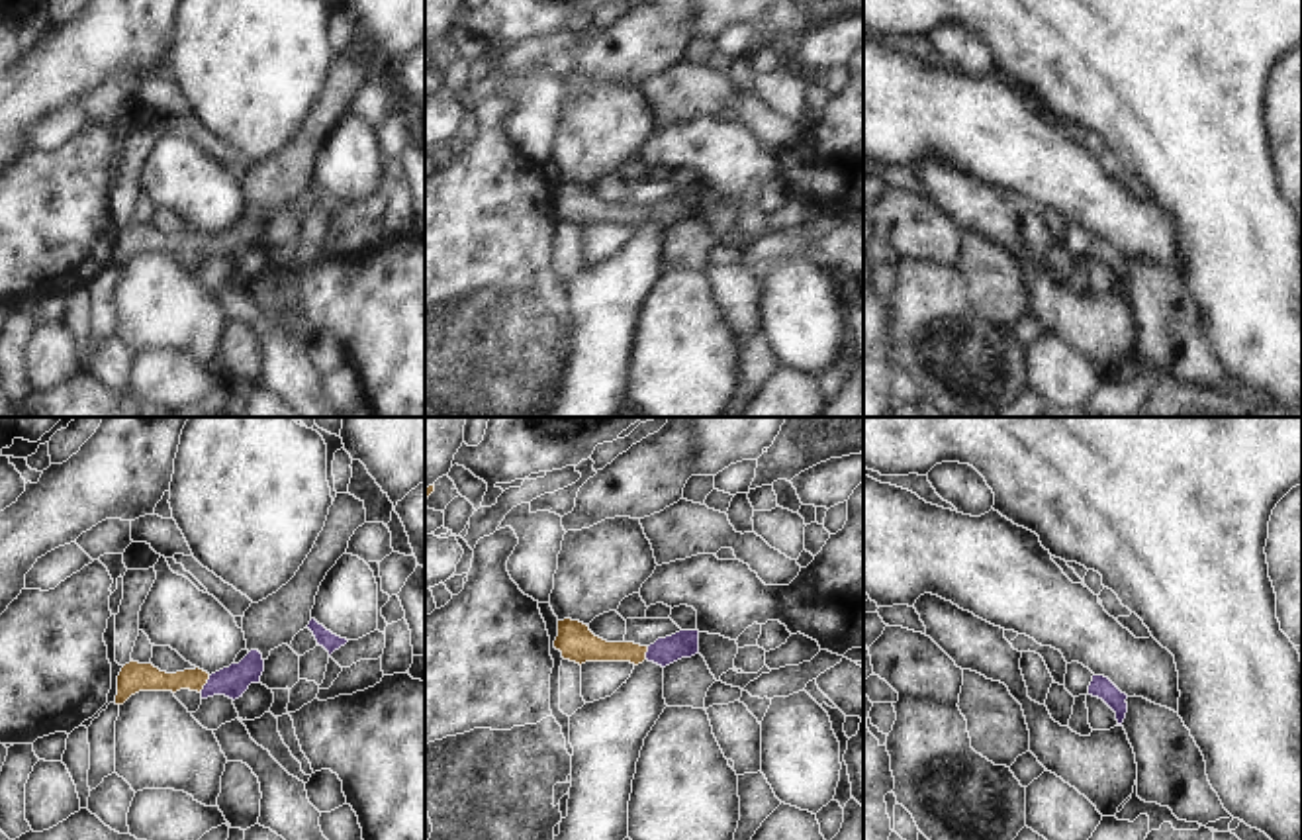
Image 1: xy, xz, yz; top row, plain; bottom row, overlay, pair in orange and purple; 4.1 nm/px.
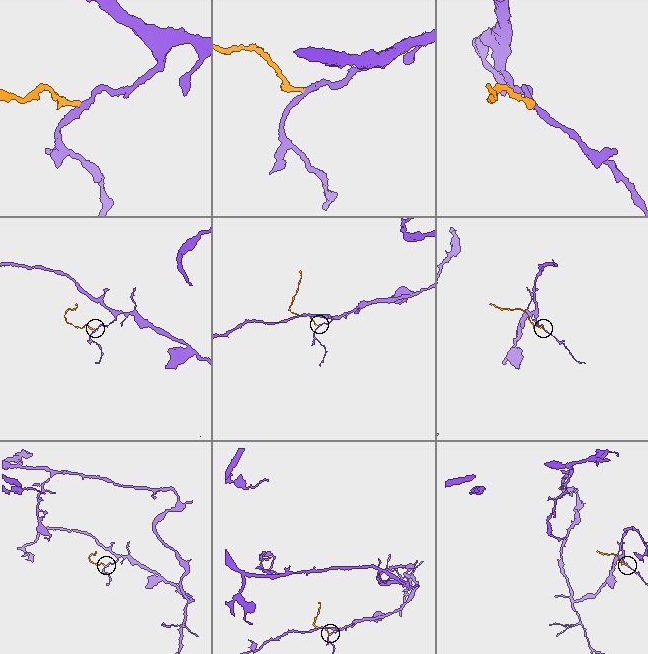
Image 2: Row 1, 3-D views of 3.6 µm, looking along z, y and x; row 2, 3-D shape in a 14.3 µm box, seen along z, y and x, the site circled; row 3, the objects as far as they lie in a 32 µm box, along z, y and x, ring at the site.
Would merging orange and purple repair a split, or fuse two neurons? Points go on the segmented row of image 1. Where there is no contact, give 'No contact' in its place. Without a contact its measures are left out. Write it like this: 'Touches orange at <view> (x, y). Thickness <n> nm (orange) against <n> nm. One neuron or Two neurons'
Touches orange at xy (206, 682). Thickness 110 nm (orange) against 130 nm. One neuron

